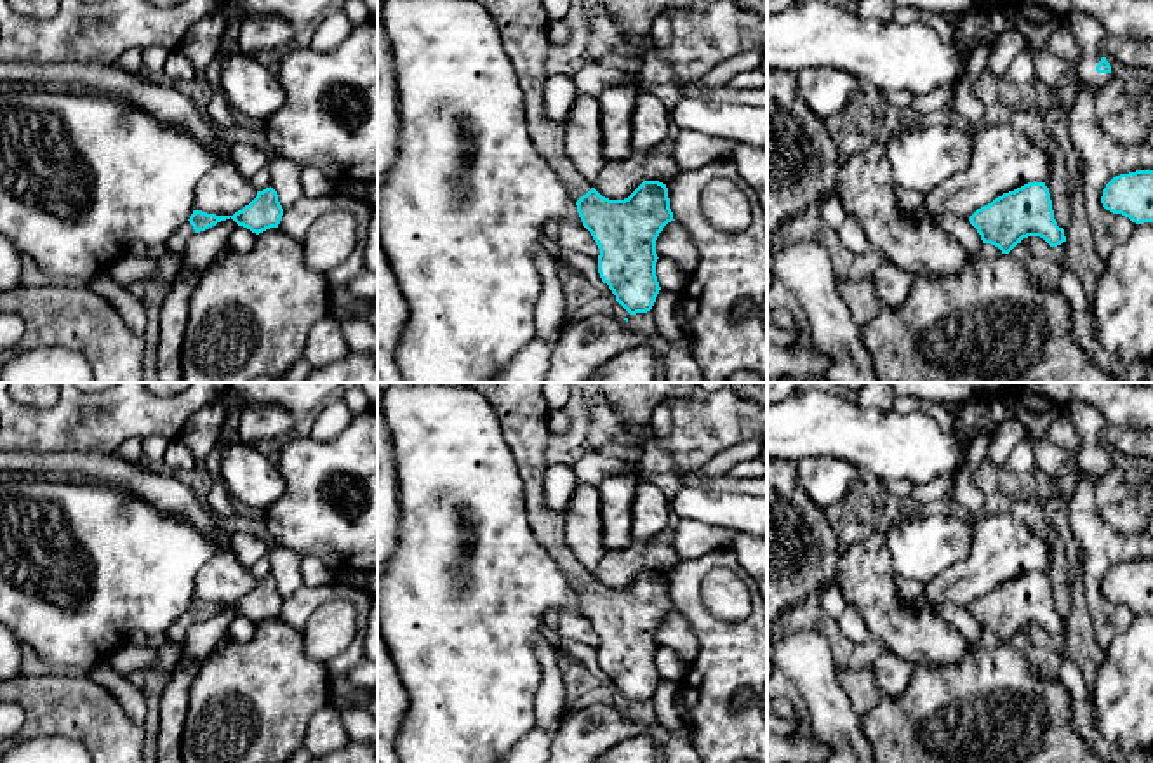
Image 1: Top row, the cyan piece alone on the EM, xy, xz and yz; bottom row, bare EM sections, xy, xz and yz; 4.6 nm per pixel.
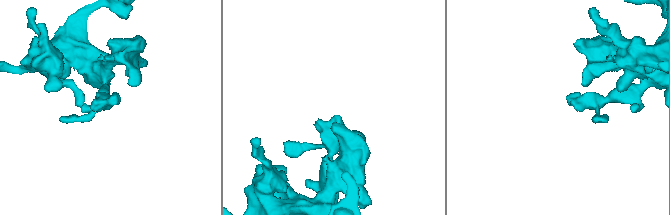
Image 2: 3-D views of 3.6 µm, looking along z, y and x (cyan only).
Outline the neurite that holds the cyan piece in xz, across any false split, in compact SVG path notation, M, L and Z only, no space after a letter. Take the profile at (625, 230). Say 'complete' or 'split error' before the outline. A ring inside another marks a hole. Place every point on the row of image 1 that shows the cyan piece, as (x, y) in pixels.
split error; M543 0L475 2L497 23L523 94L525 125L532 143L569 189L583 226L600 249L602 282L630 315L650 311L661 290L656 240L675 221L666 184L643 181L624 200L602 196L565 153L565 122L551 122L544 111L550 19Z

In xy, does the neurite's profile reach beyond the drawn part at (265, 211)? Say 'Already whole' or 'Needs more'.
Needs more

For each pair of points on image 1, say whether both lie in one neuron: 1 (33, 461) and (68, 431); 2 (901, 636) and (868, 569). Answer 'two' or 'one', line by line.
1: two
2: one

